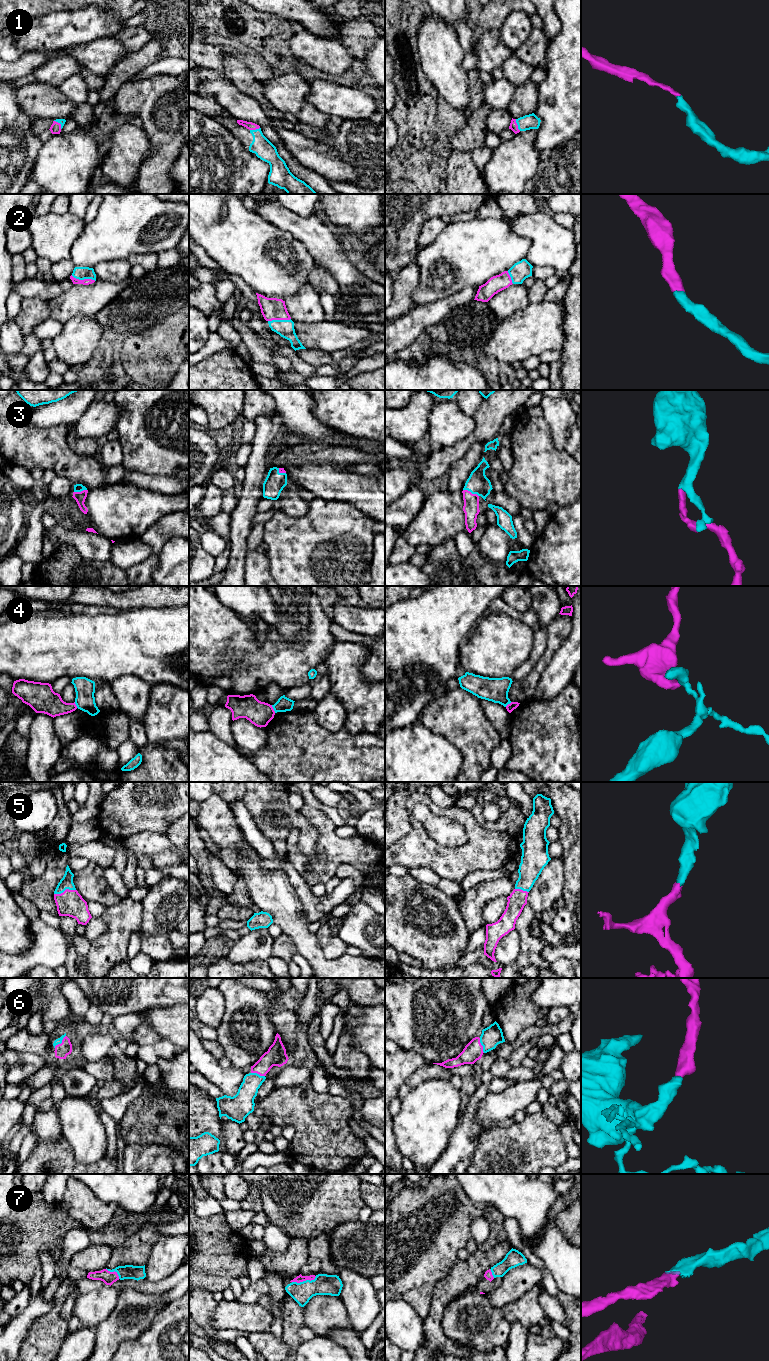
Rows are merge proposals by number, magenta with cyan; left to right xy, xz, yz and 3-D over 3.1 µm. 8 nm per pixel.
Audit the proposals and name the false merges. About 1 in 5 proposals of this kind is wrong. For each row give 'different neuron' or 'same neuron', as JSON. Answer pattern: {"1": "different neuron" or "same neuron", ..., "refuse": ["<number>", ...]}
{"1": "same neuron", "2": "same neuron", "3": "same neuron", "4": "different neuron", "5": "same neuron", "6": "same neuron", "7": "same neuron", "refuse": ["4"]}

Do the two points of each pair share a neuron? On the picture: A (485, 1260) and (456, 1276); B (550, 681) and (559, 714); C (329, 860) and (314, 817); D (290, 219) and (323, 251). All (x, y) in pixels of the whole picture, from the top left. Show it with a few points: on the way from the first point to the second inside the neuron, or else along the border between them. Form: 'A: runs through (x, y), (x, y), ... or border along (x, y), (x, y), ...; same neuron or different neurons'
A: runs through (478, 1263), (463, 1276); same neuron
B: border along (570, 681), (551, 698), (531, 698); different neurons
C: runs through (329, 849), (325, 828); same neuron
D: runs through (298, 226), (315, 243); same neuron

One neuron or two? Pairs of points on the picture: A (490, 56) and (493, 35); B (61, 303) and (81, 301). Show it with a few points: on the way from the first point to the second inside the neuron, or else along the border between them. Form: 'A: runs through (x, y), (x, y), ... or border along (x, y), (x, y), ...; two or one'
A: runs through (490, 51), (490, 40); one
B: runs through (66, 303), (76, 301); one

